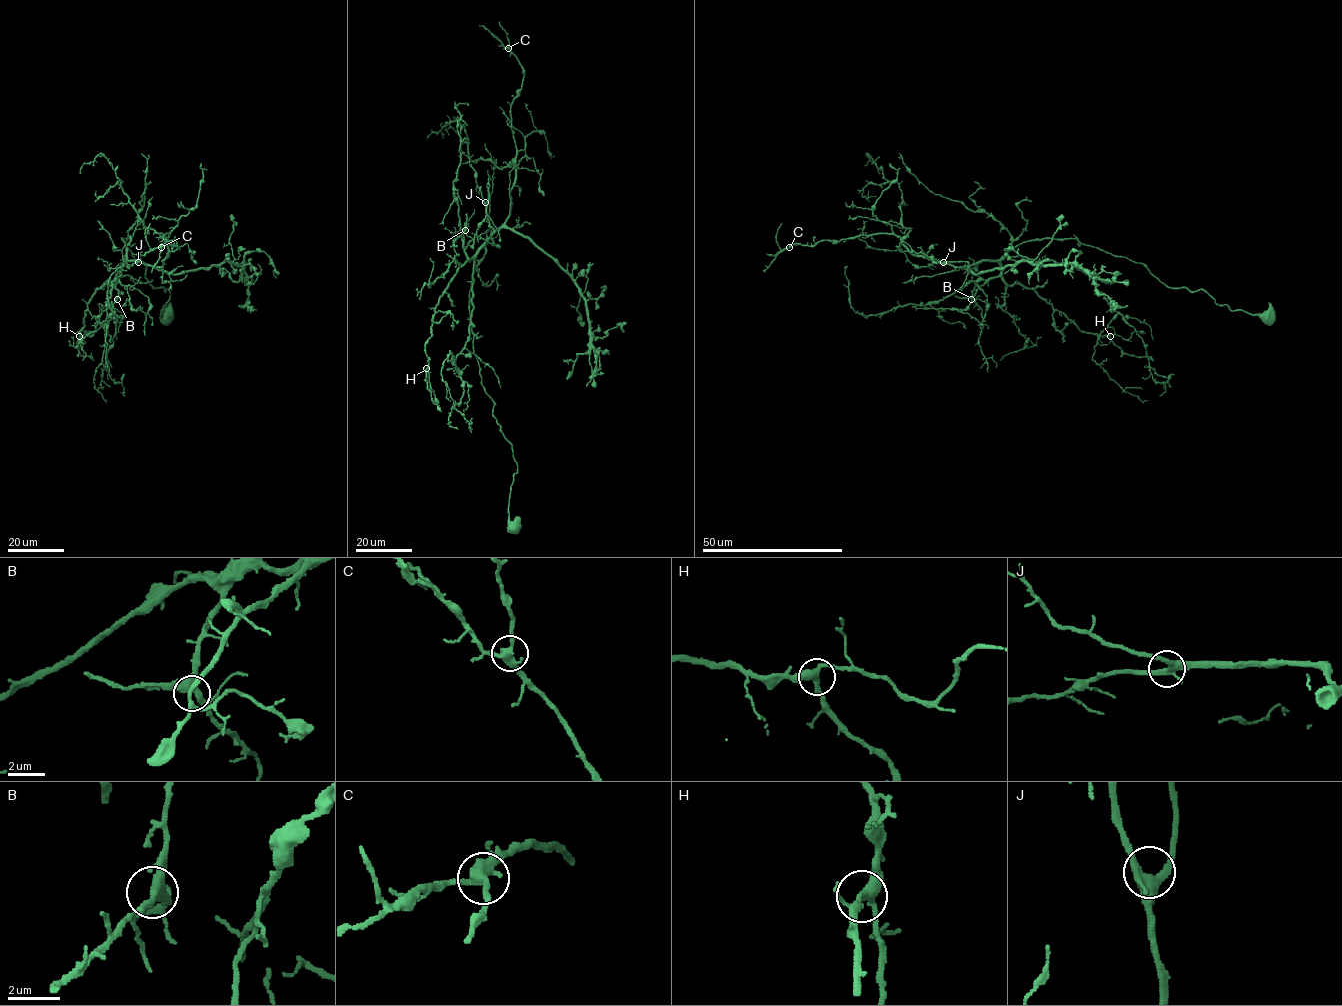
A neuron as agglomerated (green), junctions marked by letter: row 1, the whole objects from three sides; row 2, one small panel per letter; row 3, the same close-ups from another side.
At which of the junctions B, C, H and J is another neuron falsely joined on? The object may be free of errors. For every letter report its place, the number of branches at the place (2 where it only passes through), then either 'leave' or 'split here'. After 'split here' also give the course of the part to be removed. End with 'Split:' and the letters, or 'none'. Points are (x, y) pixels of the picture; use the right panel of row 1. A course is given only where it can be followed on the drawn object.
B: place (971, 299); branches 3; leave
C: place (789, 247); branches 3; leave
H: place (1110, 336); branches 3; leave
J: place (943, 262); branches 3; leave
Split: none

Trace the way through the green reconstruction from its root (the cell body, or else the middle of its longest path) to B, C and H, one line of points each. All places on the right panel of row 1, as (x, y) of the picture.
B: (1268, 317), (1218, 304), (1203, 290), (1168, 287), (1143, 264), (1076, 239), (1016, 245), (971, 299)
C: (1268, 317), (1168, 287), (1076, 239), (1029, 240), (964, 266), (916, 256), (887, 233), (789, 247)
H: (1268, 317), (1168, 287), (1076, 239), (1029, 240), (1005, 255), (1007, 285), (1110, 336)

